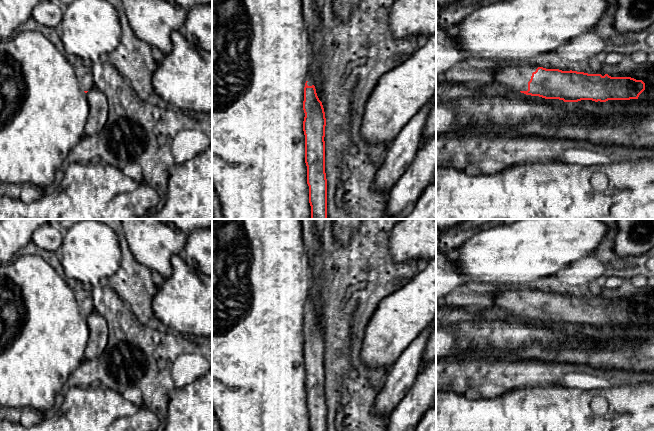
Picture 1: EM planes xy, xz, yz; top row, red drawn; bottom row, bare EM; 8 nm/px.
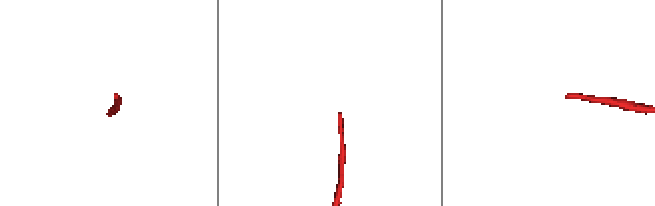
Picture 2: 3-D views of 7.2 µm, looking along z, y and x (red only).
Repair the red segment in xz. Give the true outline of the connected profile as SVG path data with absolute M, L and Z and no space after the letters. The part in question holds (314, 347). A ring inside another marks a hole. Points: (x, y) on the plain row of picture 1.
M312 296L304 311L303 355L305 359L305 387L311 431L327 431L327 403L325 397L326 342L313 306Z

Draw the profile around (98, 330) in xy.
M92 311L87 316L89 340L85 349L85 359L97 360L109 342L107 321L98 312Z

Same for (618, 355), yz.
M595 331L598 340L596 346L587 350L561 348L559 350L544 350L538 344L529 348L522 348L515 352L508 350L496 350L491 354L491 358L501 359L516 355L519 359L541 360L553 366L567 366L569 368L582 366L591 371L601 373L615 372L618 374L634 375L636 373L654 374L654 333L647 335L645 338L634 338L626 340L624 338L613 338L611 335L600 331Z

